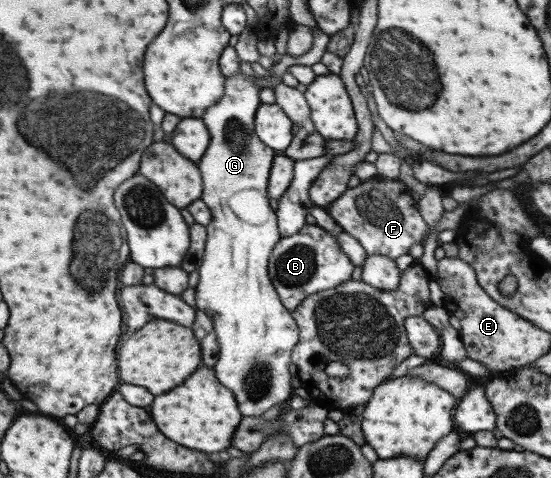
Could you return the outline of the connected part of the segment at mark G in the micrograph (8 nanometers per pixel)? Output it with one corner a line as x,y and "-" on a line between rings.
241,72
226,77
225,93
201,119
211,139
204,156
197,162
203,181
201,200
212,214
212,221
206,225
207,241
204,260
198,268
199,281
195,286
198,310
212,314
214,330
220,346
220,358
214,366
216,378
232,390
236,396
242,416
260,416
276,404
288,403
294,394
290,385
291,354
299,341
299,329
295,319
280,300
269,277
269,259
272,250
281,239
277,225
277,214
270,207
268,180
273,160
279,152
266,146
256,134
255,116
261,105
260,88
255,85
256,75

